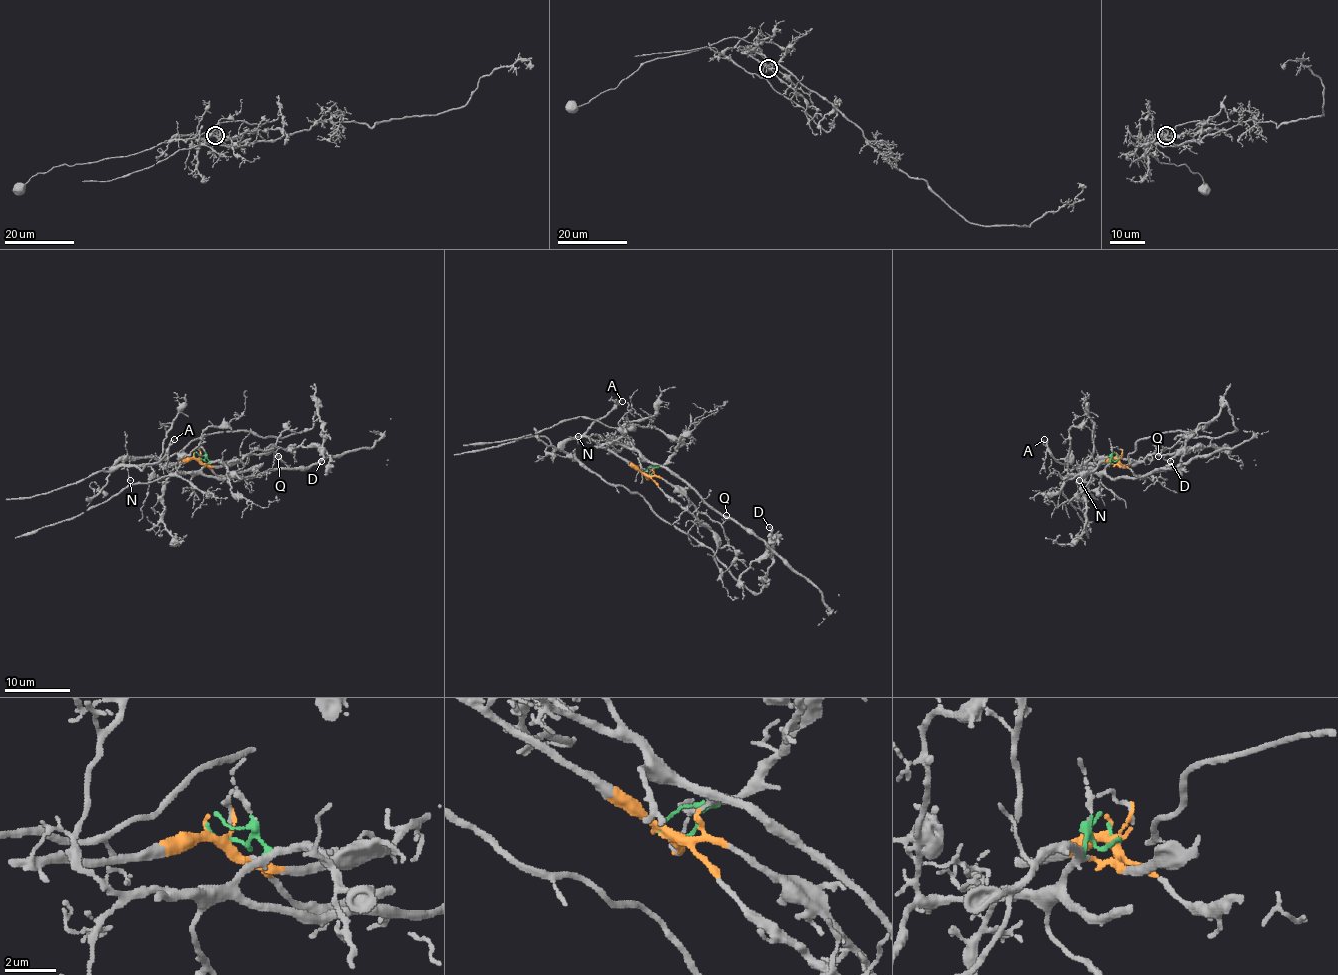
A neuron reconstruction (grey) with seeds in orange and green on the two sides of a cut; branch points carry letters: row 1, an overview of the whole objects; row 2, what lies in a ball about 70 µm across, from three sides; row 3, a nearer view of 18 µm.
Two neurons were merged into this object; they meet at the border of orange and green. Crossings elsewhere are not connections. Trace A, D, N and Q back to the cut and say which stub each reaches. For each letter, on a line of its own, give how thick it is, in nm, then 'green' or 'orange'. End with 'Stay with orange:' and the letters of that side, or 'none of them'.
A: calibre 110 nm; orange
D: calibre 190 nm; orange
N: calibre 110 nm; orange
Q: calibre 130 nm; orange
Stay with orange: A, D, N, Q

